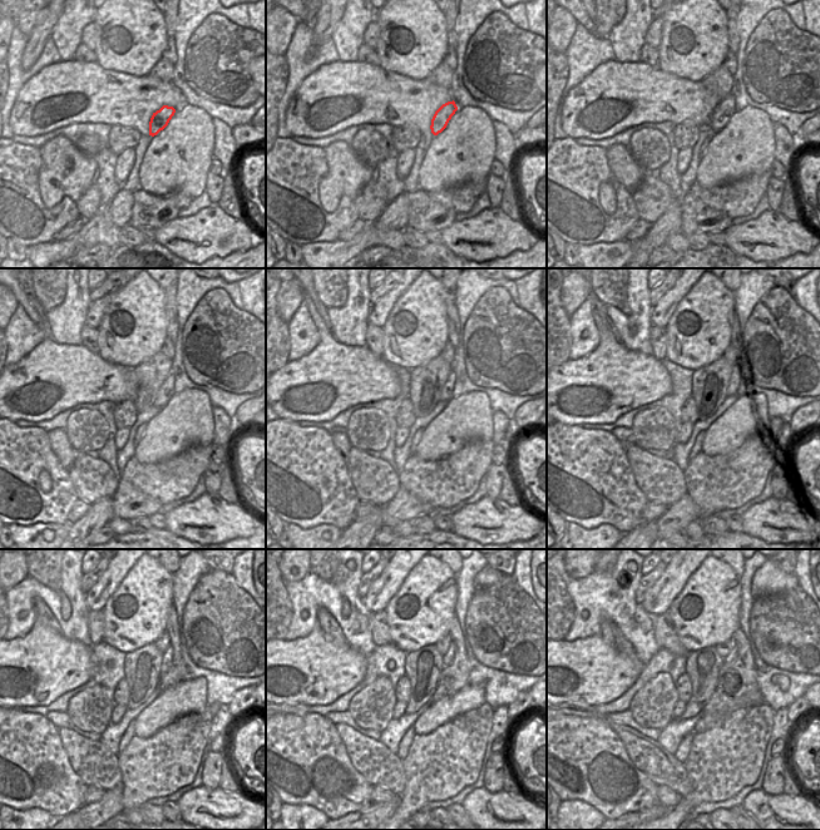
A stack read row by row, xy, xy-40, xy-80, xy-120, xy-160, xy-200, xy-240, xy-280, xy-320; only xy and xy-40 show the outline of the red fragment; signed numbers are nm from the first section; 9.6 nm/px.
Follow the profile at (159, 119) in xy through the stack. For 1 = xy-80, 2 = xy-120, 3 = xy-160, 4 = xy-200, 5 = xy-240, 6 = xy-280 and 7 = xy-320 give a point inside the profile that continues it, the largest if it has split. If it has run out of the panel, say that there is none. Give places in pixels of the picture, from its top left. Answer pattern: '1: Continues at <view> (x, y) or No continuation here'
1: Continues at xy-80 (724, 112)
2: Continues at xy-120 (166, 391)
3: Continues at xy-160 (446, 391)
4: Continues at xy-200 (732, 386)
5: Continues at xy-240 (167, 658)
6: Continues at xy-280 (449, 656)
7: Continues at xy-320 (732, 655).

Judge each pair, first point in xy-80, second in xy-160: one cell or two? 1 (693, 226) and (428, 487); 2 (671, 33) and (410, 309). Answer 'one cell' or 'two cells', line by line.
1: two cells
2: one cell

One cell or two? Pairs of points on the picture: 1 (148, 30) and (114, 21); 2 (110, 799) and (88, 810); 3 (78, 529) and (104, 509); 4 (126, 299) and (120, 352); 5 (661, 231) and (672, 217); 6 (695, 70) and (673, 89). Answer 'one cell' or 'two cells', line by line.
1: one cell
2: one cell
3: one cell
4: one cell
5: one cell
6: two cells

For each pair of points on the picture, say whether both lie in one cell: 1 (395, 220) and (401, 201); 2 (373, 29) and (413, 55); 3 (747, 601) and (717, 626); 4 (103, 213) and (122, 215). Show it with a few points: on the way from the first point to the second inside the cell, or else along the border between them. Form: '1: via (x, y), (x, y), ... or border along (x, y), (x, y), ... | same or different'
1: via (395, 215), (399, 206) | same
2: border along (375, 18), (379, 25), (379, 39), (374, 48) | different
3: border along (737, 577), (741, 597), (739, 626) | different
4: border along (105, 206), (109, 218), (119, 228) | different

